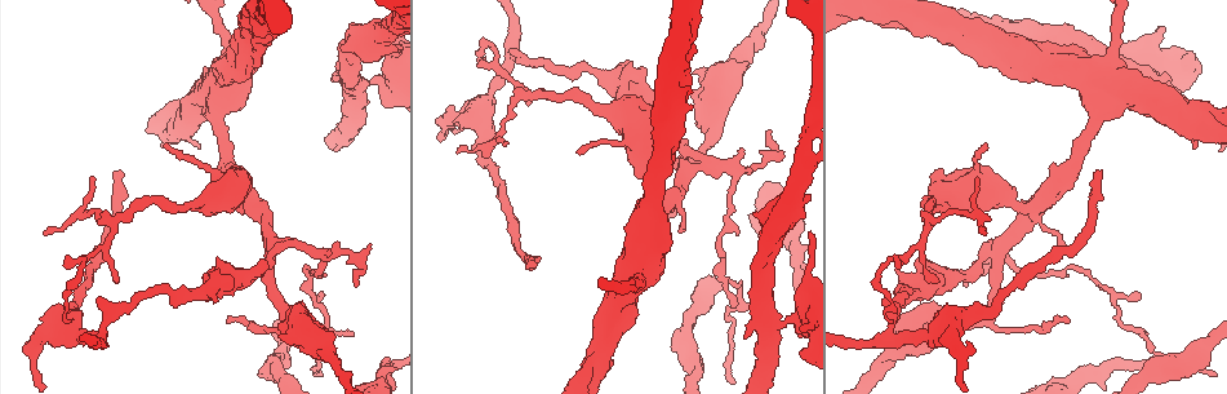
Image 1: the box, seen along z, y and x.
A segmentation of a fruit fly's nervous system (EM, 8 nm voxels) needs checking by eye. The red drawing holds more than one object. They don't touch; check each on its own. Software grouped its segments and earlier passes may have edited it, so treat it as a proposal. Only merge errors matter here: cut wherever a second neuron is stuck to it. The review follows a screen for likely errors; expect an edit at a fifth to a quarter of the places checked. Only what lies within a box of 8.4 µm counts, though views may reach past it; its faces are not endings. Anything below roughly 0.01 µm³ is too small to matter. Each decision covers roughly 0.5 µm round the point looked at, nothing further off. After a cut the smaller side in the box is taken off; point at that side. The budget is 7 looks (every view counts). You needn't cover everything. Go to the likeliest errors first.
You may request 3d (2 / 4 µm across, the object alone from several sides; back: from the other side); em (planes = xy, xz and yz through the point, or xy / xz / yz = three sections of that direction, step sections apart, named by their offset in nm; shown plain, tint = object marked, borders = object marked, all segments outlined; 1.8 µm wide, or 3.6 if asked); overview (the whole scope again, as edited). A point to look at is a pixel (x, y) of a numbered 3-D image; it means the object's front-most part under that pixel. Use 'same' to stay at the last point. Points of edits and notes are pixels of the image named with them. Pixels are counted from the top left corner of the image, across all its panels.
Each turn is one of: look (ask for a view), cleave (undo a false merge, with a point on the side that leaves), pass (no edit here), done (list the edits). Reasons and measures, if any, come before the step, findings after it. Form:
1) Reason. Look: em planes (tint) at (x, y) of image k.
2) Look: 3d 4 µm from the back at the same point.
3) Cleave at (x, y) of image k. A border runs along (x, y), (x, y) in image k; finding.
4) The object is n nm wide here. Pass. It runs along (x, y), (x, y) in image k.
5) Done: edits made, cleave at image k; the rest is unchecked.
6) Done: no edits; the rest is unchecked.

Abrupt turn. Look: 3d 4 µm at (890, 335) of image 1.

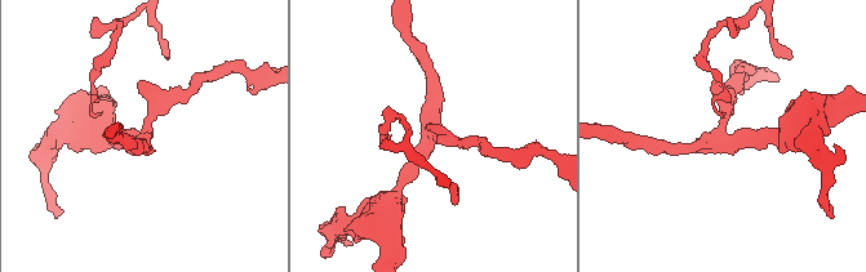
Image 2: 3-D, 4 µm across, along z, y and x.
Shape alone is not enough. Look: em planes (tint) at (725, 134) of image 2.

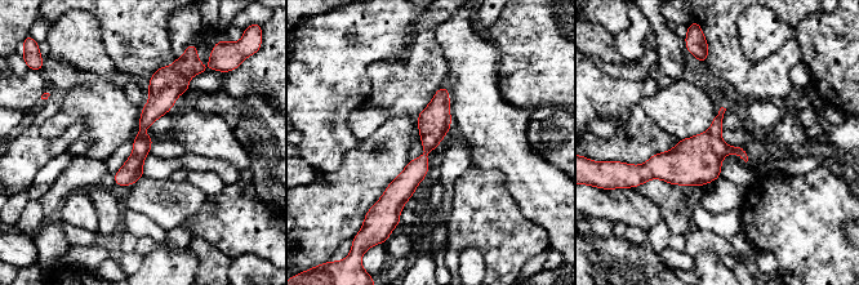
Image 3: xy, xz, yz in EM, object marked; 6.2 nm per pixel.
Pass. It runs along (444, 90), (422, 163), (391, 209) in image 3; continuous, no second neuron.

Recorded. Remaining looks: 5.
Sudden change in width. Look: 3d 4 µm at (951, 277) of image 1.

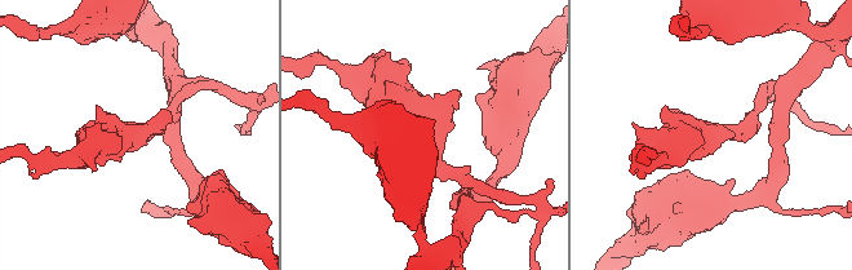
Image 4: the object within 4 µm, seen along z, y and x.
Look: em planes (tint) at (131, 131) of image 4.

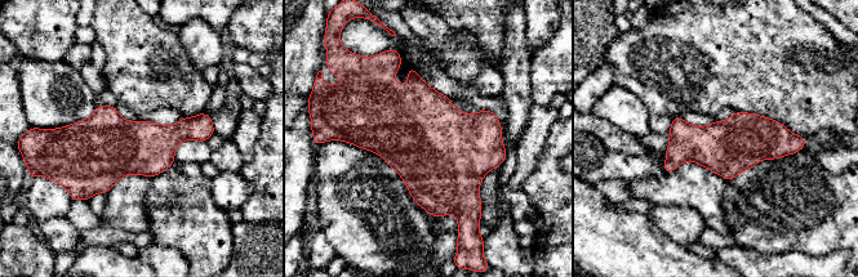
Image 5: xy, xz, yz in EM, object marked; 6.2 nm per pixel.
The object is 340 nm wide here. Pass. One neuron here.

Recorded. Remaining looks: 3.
Sudden change in width. Look: em 3.6 µm yz step 8 (tint) at (216, 103) of image 1.

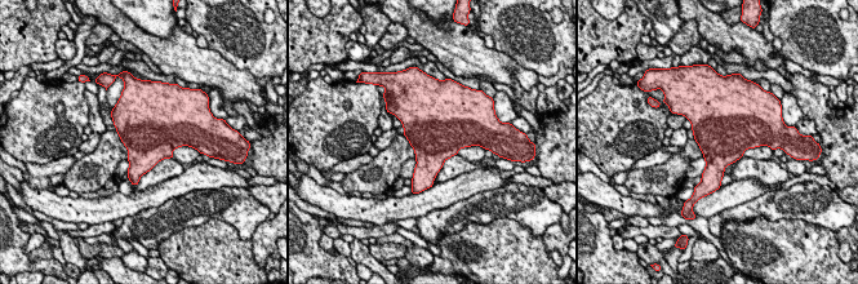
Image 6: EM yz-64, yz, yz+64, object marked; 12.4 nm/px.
Pass. Continuous, no second neuron.

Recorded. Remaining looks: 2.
Done: no edits; the rest is unchecked.

